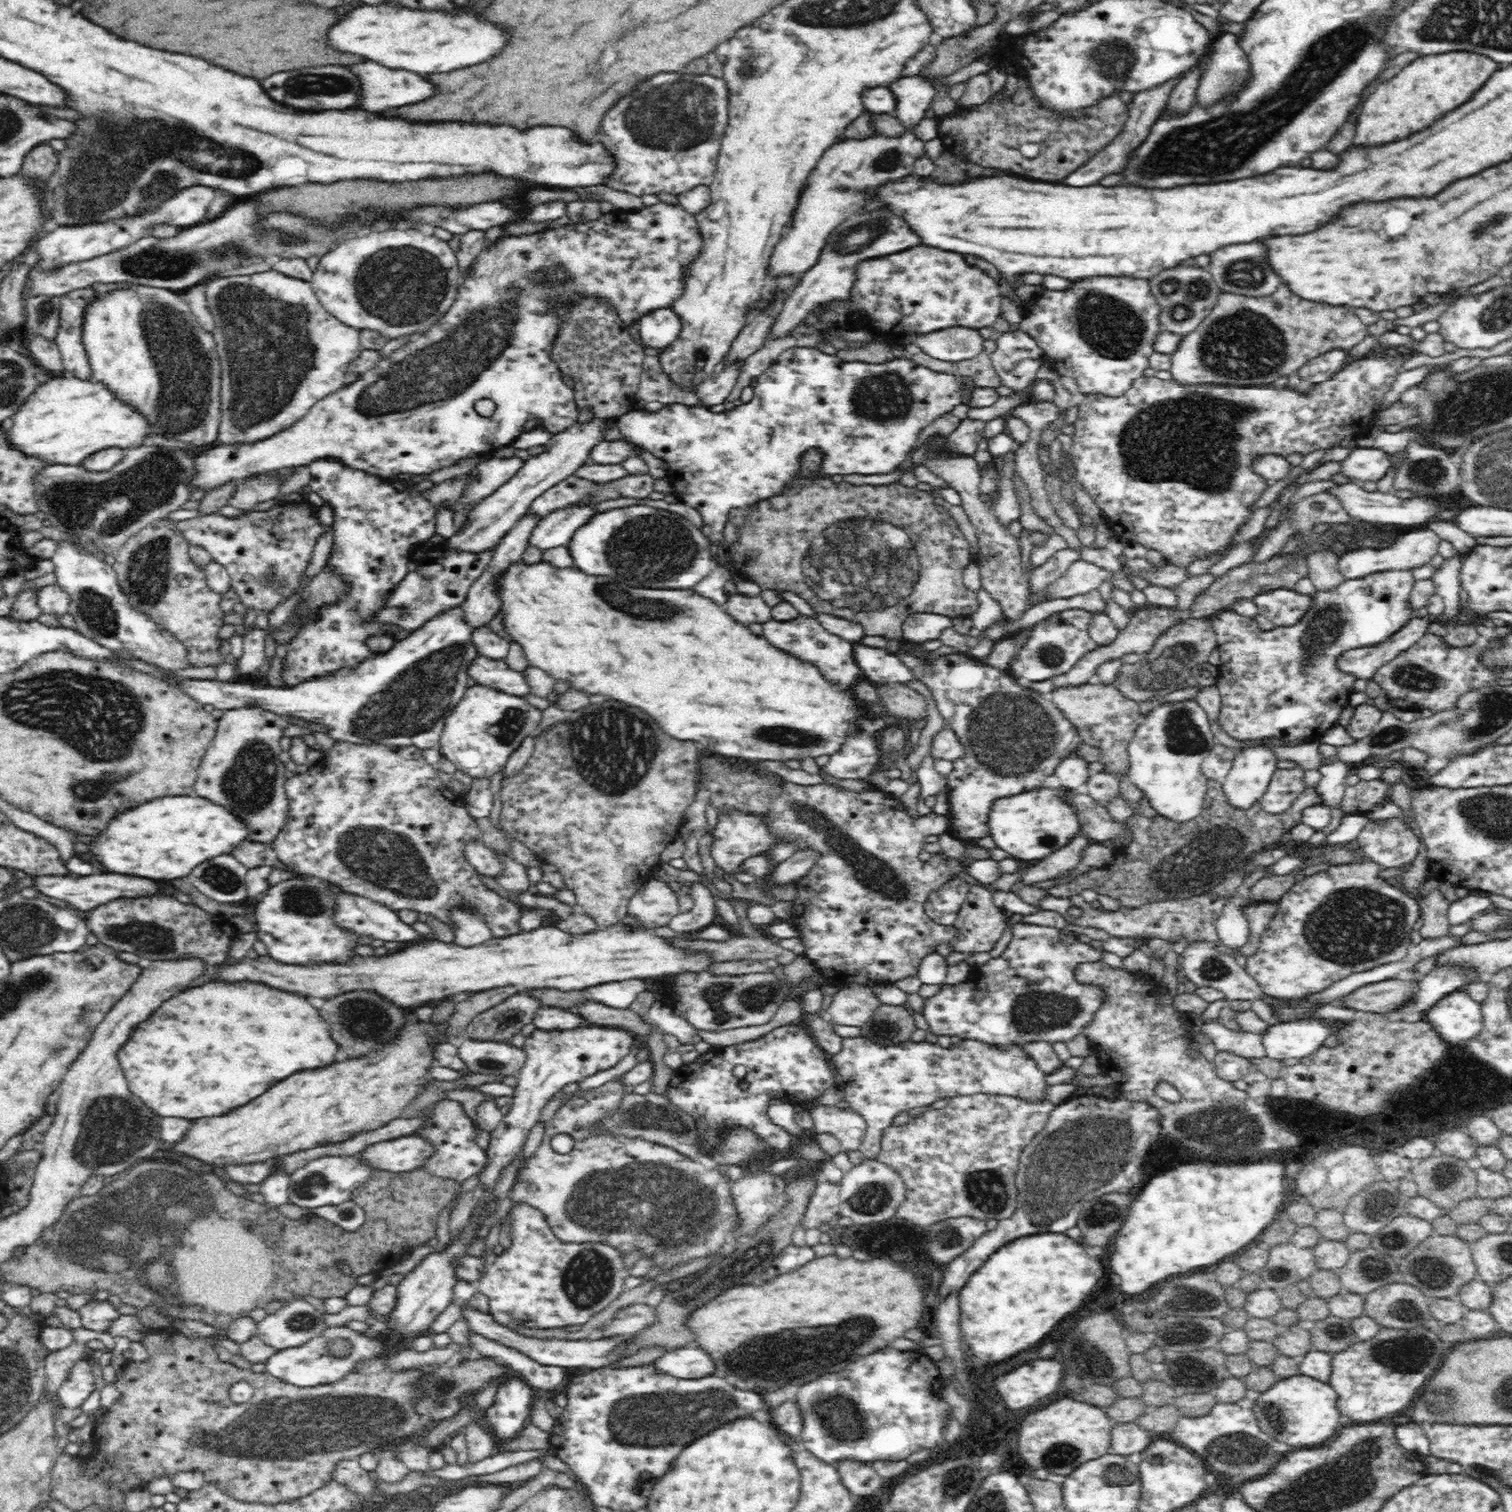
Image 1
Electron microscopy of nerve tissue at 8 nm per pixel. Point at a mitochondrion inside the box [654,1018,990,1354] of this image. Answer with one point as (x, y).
(748, 1262)

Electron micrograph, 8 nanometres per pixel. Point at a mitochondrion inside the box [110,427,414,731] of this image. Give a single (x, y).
(146, 574)

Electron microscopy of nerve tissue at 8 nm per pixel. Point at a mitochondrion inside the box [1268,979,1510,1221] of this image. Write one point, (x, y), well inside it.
(1444, 1171)

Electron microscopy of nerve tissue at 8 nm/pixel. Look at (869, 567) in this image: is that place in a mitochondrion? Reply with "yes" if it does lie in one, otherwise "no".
yes

